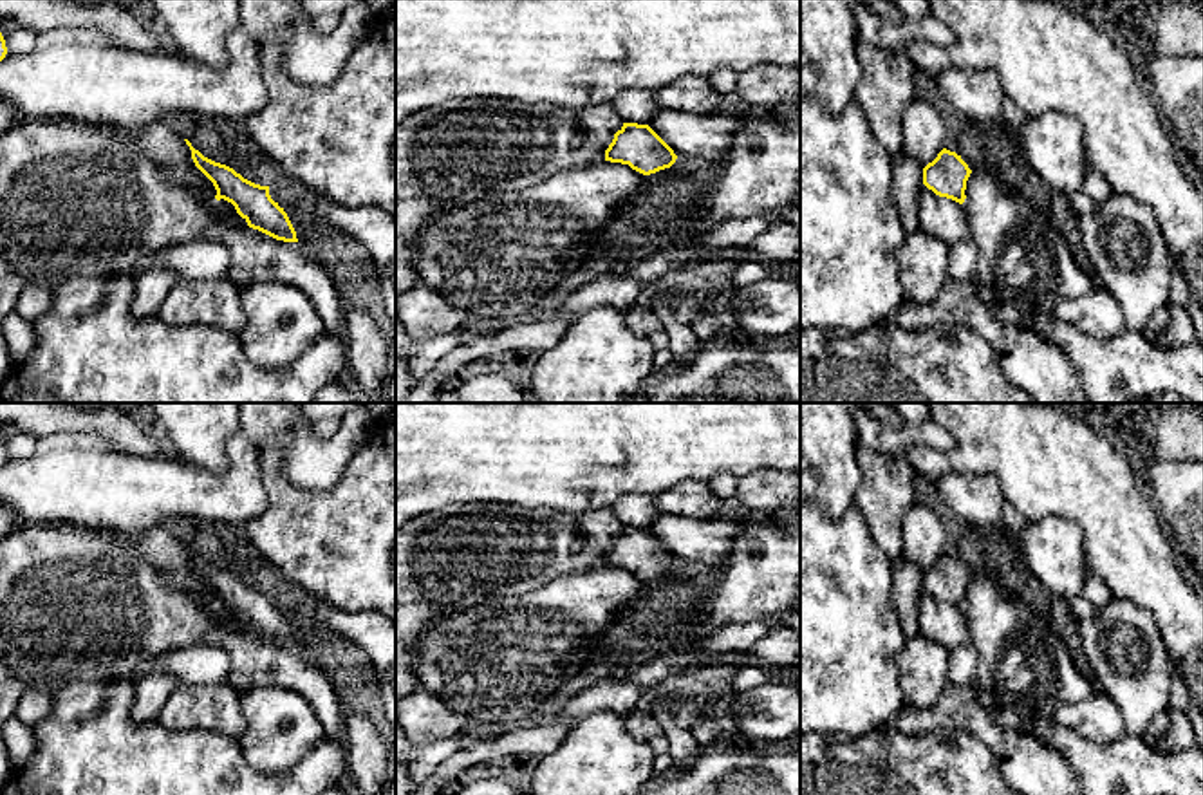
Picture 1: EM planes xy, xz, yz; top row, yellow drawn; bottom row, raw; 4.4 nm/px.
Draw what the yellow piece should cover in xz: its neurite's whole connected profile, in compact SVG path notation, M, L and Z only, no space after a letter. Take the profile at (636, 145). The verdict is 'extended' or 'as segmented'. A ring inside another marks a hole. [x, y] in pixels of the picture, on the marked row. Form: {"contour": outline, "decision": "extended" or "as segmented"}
{"contour": "M623 123L605 150L605 161L629 164L643 175L670 168L676 159L674 150L648 125L638 123Z", "decision": "as segmented"}

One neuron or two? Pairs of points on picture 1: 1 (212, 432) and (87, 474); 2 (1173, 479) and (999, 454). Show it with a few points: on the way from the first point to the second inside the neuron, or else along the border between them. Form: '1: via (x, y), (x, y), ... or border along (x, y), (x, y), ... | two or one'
1: border along (177, 456), (192, 465), (217, 472) | two
2: border along (1147, 495), (1167, 533) | two

